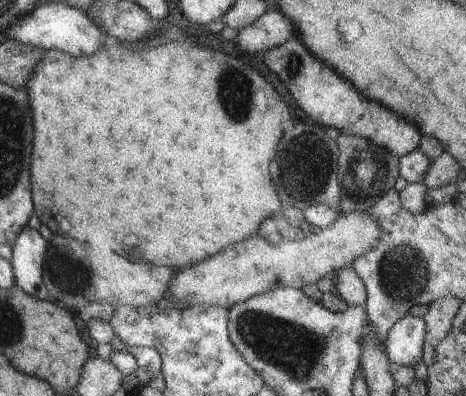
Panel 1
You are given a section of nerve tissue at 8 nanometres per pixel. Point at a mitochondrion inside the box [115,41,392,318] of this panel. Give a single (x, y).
(305, 169)

